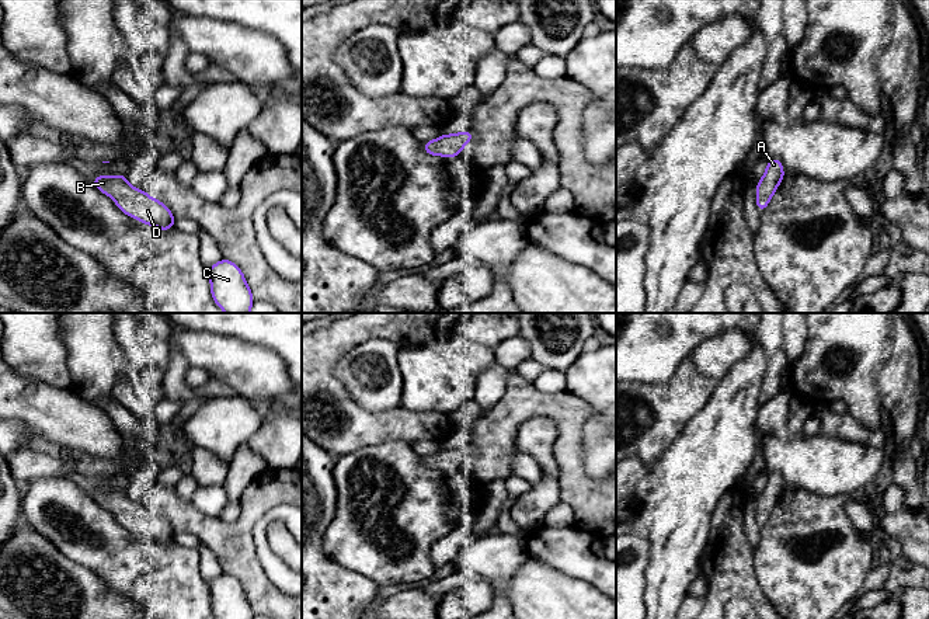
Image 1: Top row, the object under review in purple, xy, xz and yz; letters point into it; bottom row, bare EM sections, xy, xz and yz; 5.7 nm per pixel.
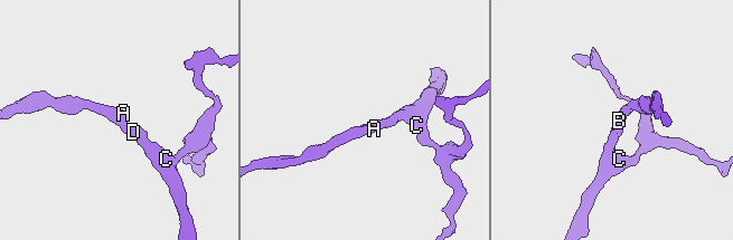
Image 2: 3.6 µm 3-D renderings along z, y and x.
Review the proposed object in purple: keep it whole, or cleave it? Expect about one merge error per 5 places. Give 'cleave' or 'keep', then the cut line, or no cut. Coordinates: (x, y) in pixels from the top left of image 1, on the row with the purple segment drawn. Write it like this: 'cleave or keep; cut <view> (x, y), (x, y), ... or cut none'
keep; cut none

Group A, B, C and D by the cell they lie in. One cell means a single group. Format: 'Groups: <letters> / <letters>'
Groups: A B C D

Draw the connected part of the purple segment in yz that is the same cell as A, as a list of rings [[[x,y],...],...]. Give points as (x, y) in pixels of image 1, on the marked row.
[[[768,159],[768,167],[756,185],[756,206],[762,213],[784,177],[783,164],[777,159]]]

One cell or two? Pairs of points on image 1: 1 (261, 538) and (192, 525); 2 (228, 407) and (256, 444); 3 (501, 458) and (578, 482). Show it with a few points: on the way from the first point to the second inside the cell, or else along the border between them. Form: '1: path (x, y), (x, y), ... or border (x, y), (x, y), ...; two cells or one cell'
1: border (272, 508), (254, 527), (254, 546), (261, 569); two cells
2: border (265, 411), (261, 426), (243, 442); two cells
3: path (514, 421), (550, 410), (569, 445); one cell

